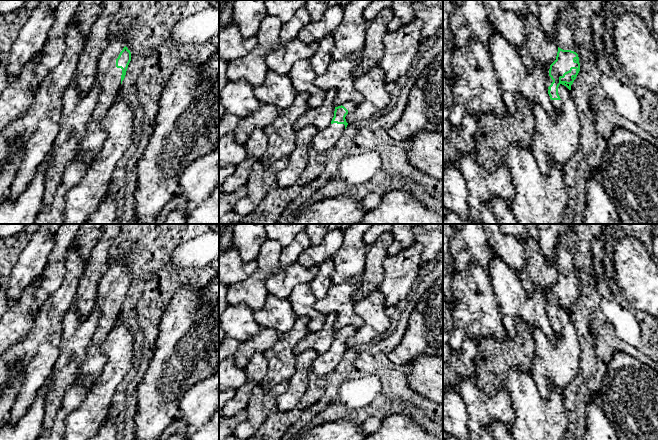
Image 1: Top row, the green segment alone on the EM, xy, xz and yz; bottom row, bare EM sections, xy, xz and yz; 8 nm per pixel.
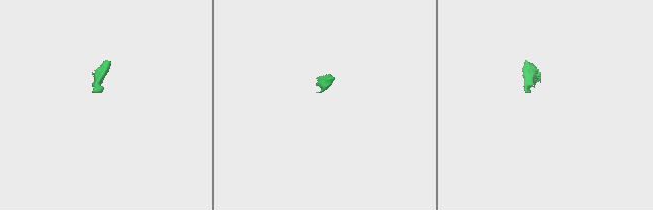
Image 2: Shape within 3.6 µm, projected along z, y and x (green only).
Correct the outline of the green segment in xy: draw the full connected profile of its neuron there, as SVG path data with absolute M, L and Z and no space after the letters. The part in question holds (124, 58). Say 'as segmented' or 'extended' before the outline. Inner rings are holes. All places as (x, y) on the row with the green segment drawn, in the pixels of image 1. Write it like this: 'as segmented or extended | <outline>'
extended | M117 36L106 44L95 81L101 87L100 95L88 120L84 139L78 145L75 160L79 156L94 158L101 149L107 136L103 129L103 120L118 97L130 61L131 52L122 36Z

